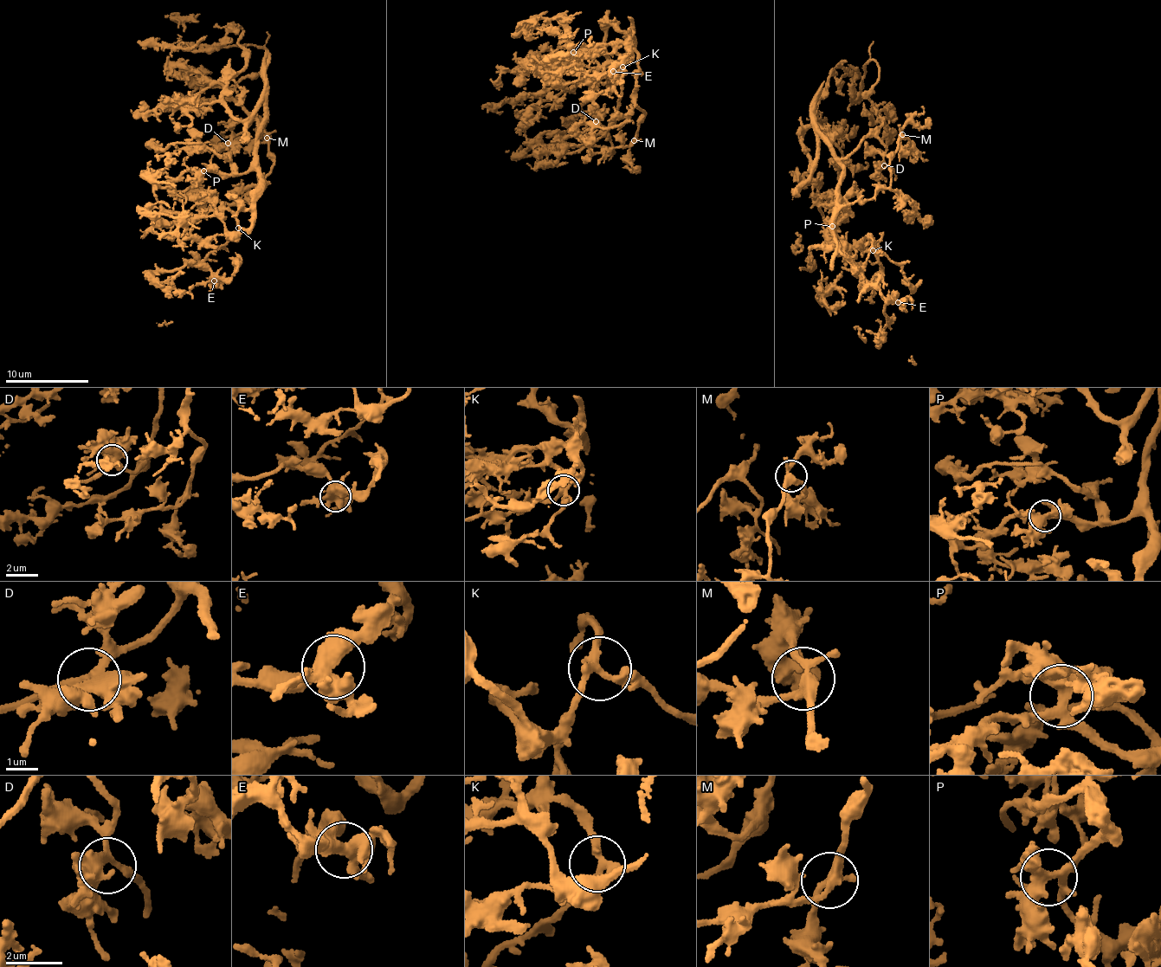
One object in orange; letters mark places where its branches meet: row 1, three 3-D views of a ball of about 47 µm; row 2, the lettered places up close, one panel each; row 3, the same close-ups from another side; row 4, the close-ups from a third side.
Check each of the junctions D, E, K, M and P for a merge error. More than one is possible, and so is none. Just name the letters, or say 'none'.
none

